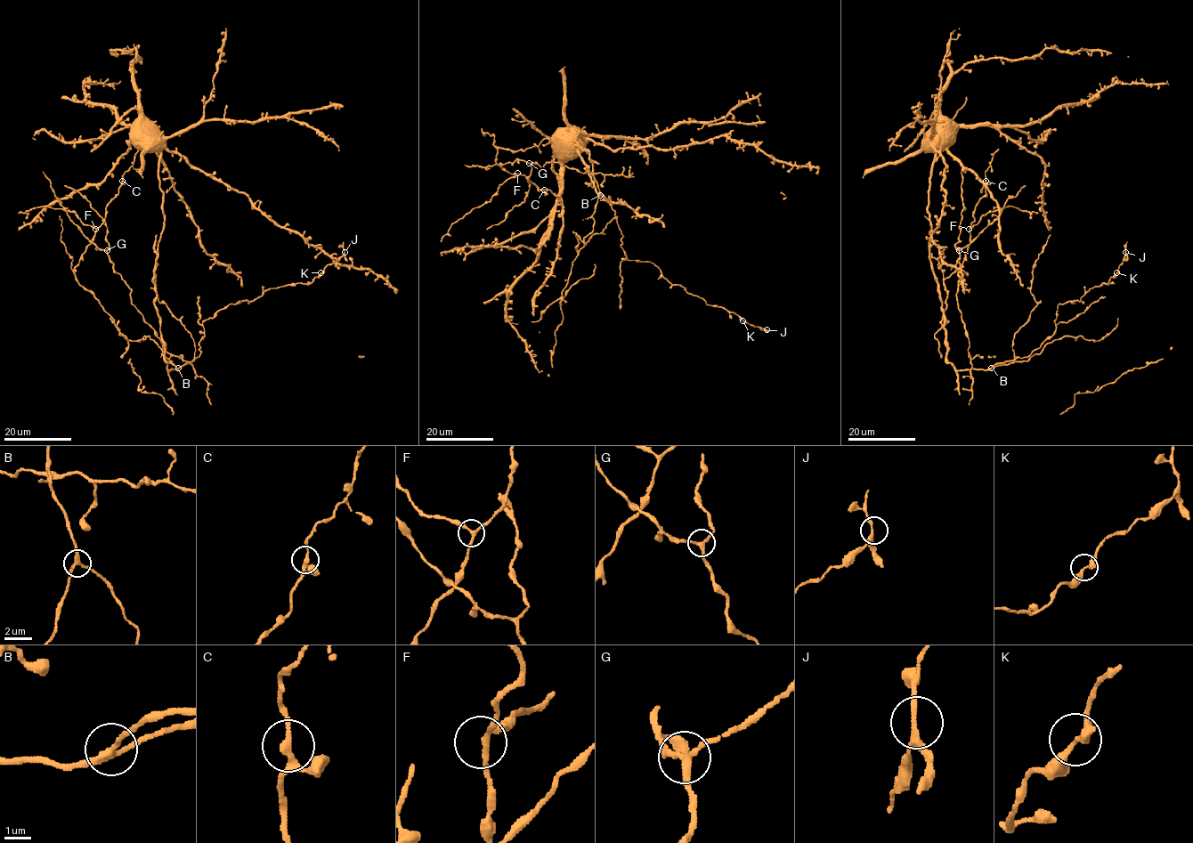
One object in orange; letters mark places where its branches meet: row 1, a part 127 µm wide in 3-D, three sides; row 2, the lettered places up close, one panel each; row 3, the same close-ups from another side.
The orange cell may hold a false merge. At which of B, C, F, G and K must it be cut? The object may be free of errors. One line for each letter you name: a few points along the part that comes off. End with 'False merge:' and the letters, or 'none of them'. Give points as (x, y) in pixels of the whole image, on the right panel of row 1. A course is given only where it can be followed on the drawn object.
False merge: none of them

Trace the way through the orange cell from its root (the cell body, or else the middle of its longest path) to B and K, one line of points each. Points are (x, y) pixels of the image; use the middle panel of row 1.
B: (581, 133), (576, 136), (576, 146), (588, 152), (600, 195)
K: (581, 133), (576, 146), (588, 152), (599, 192), (615, 212), (624, 259), (653, 263), (672, 284), (743, 320)

